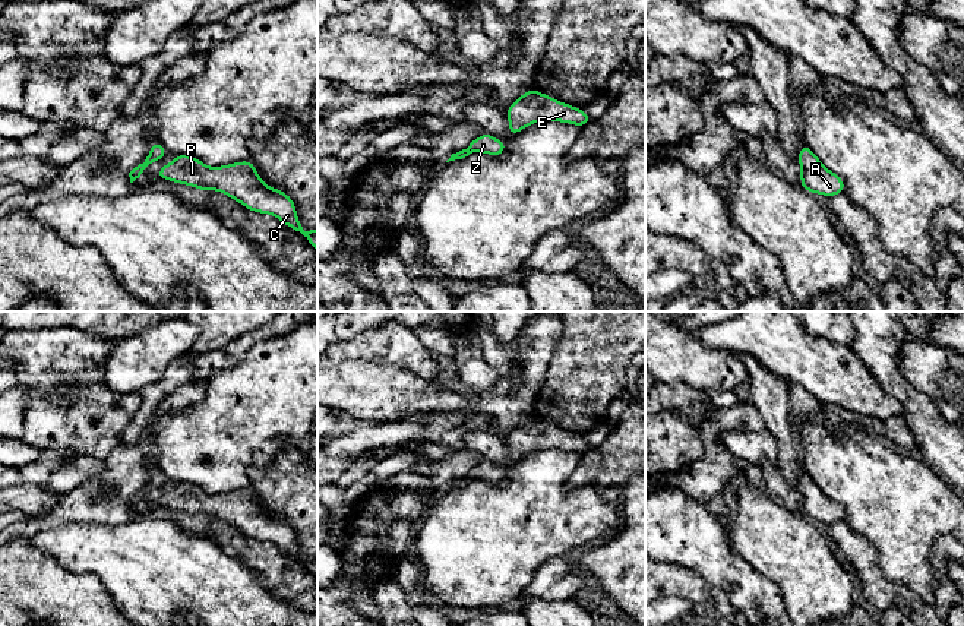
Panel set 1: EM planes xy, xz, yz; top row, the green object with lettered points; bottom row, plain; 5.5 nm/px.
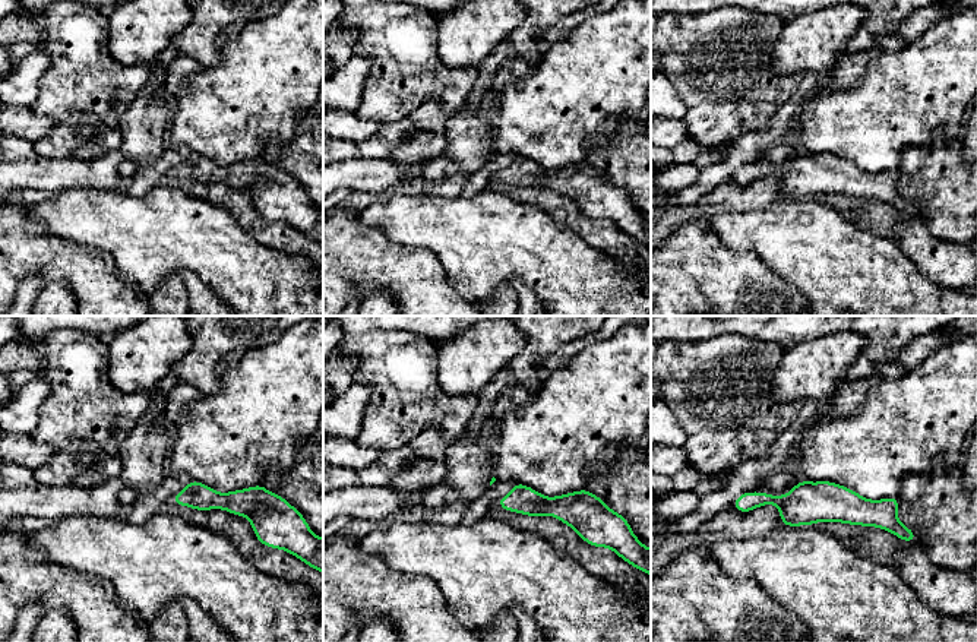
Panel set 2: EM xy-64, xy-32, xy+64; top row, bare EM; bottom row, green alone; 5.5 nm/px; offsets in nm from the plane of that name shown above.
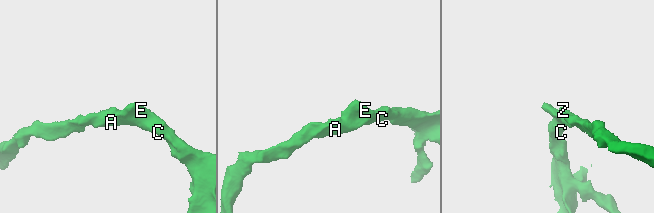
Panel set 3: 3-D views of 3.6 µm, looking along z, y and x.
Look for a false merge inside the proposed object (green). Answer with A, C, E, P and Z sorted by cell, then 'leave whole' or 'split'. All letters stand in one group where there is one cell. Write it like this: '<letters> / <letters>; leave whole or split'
A C E P Z; leave whole

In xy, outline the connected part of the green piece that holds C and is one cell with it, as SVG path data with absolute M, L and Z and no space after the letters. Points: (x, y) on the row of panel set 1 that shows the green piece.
M177 154L176 159L164 165L155 178L184 186L225 193L246 209L257 214L271 214L284 225L300 231L317 252L317 228L304 231L297 216L294 200L275 187L266 186L250 159L230 165L208 167L200 159Z

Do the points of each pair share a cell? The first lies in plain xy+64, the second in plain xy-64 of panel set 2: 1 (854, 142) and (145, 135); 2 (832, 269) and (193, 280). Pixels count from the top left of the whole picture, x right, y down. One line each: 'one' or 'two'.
1: two
2: two

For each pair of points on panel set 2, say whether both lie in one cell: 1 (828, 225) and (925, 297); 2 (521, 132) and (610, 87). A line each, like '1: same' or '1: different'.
1: same
2: same

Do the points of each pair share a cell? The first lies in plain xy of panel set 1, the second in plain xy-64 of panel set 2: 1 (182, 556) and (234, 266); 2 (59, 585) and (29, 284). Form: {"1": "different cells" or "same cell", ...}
{"1": "same cell", "2": "different cells"}

